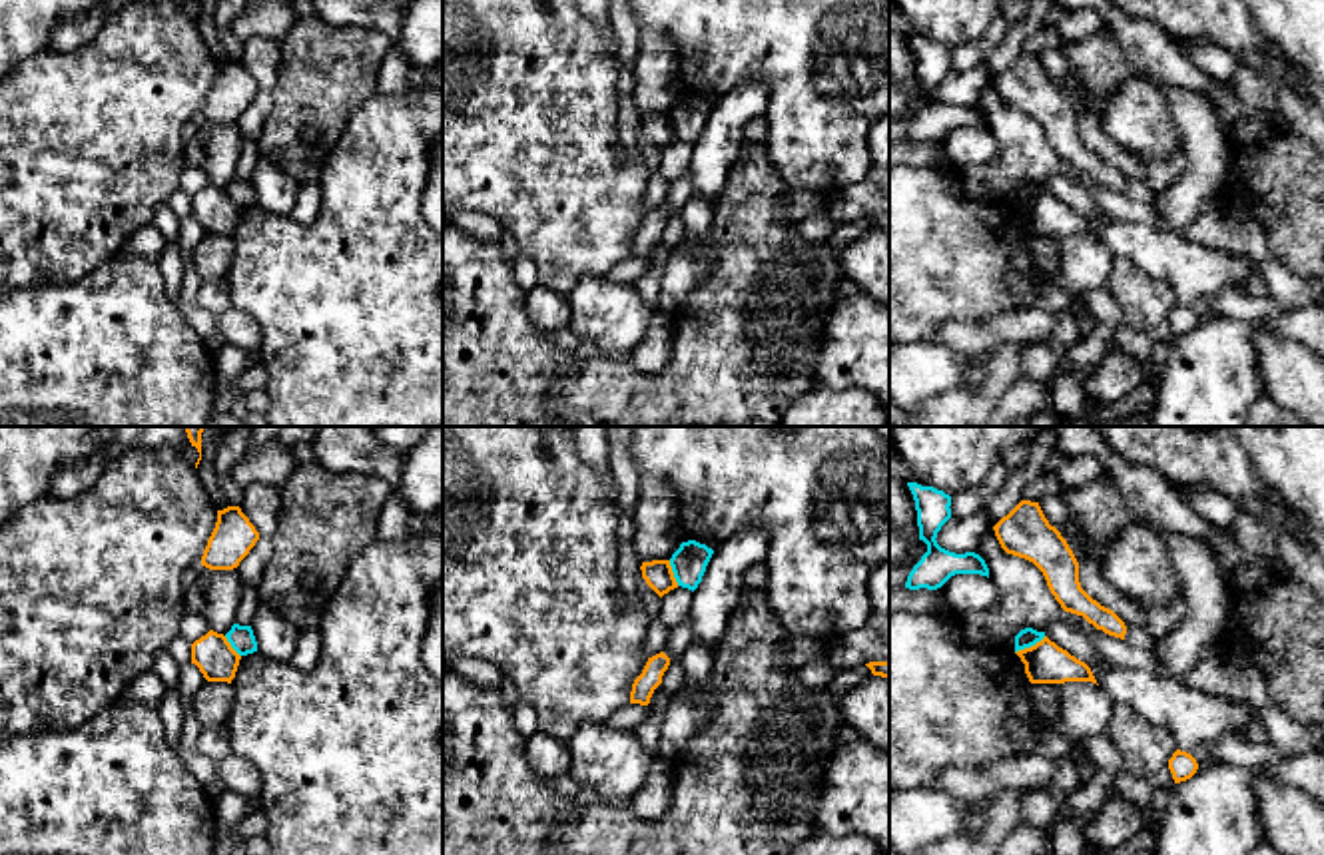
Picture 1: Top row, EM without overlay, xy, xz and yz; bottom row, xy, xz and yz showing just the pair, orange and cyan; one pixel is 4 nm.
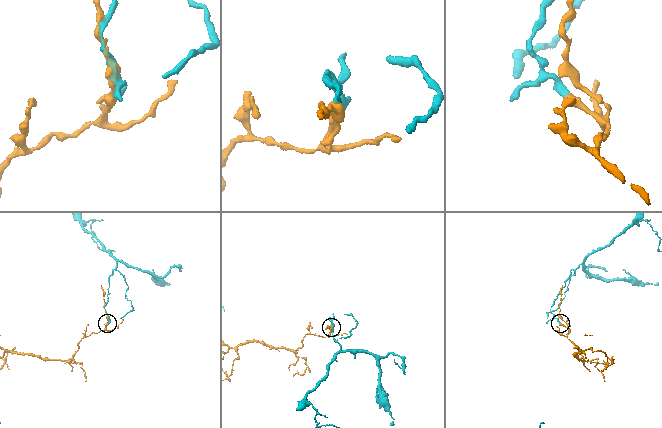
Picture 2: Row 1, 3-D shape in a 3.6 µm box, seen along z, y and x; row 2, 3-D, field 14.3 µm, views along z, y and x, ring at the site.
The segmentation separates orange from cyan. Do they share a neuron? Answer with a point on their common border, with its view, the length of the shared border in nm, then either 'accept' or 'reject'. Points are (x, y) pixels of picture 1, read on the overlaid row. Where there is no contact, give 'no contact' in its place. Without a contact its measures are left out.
yz (1031, 646) | 140 nm | reject

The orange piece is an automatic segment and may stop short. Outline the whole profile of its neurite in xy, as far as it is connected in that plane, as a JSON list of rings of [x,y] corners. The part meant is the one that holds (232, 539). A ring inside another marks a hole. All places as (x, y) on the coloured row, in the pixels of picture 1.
[[[239,506],[217,510],[215,528],[201,556],[209,570],[233,570],[259,540],[259,532]]]

